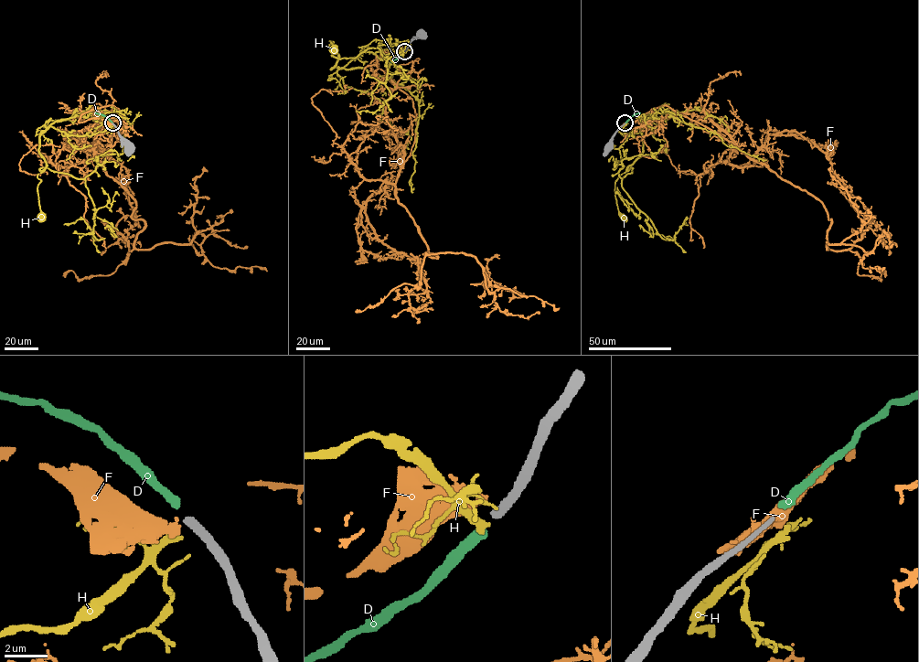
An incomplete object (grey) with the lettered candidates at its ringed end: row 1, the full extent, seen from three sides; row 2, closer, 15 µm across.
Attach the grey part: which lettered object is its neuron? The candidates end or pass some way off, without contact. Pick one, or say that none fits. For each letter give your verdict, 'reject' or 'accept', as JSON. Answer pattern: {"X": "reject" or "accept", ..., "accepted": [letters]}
{"D": "accept", "F": "reject", "H": "reject", "accepted": ["D"]}

